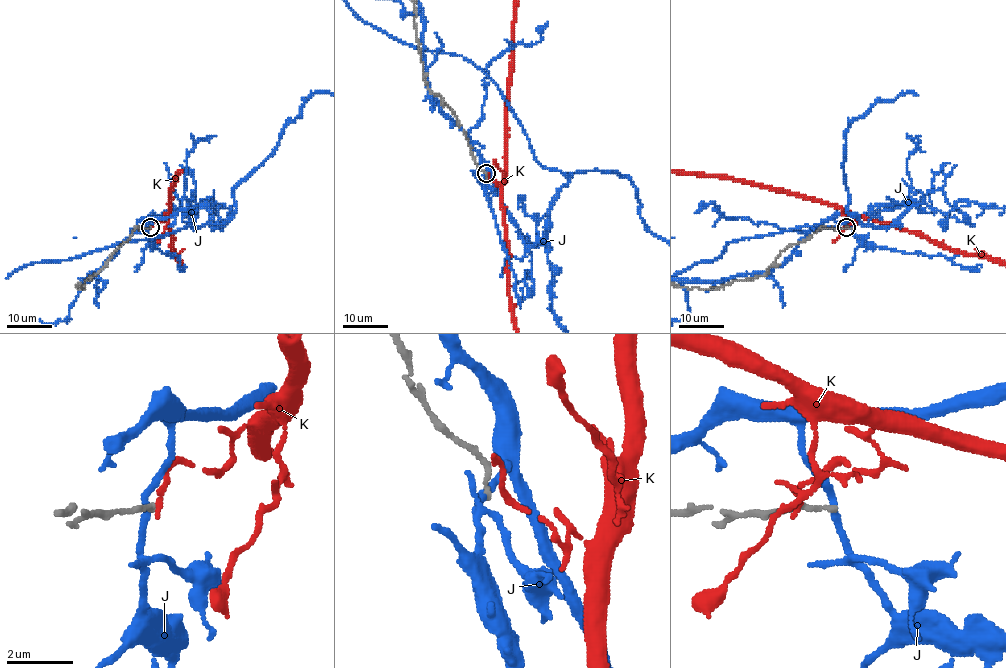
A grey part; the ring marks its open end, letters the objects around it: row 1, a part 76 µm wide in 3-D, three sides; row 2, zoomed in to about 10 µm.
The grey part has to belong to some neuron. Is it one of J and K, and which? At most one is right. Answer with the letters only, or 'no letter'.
K

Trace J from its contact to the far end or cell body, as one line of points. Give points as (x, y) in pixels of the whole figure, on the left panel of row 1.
J: (150, 228), (183, 198), (194, 211), (207, 204), (214, 228), (233, 216), (29, 264)

